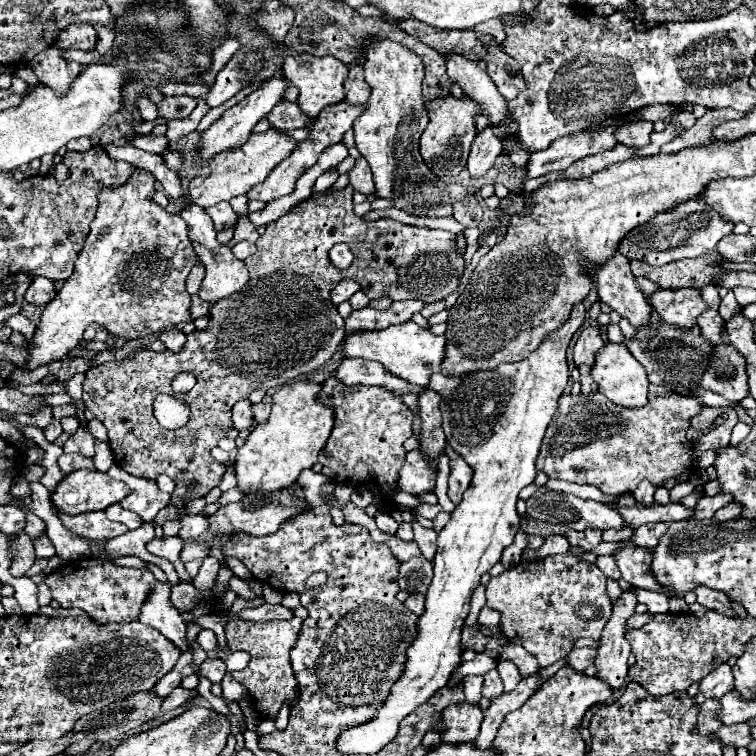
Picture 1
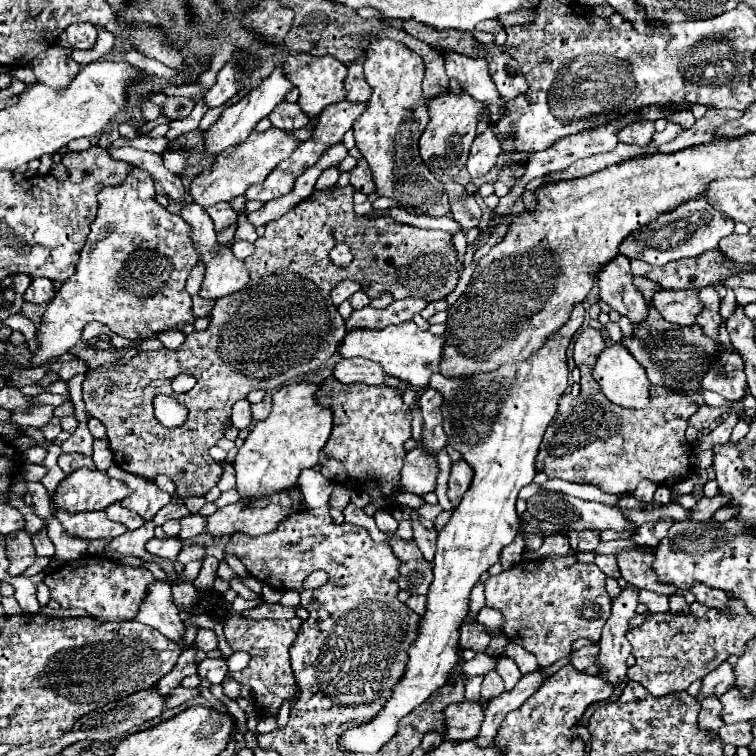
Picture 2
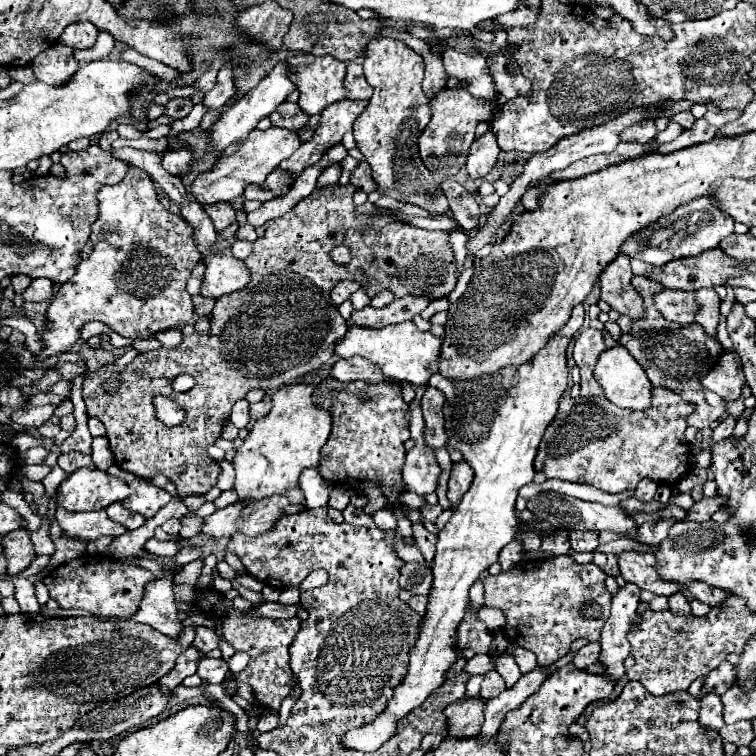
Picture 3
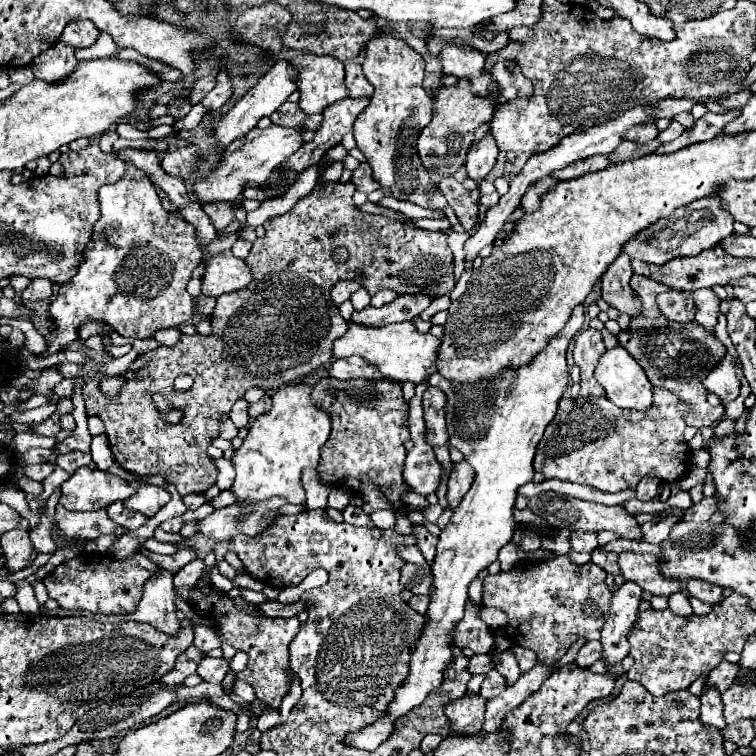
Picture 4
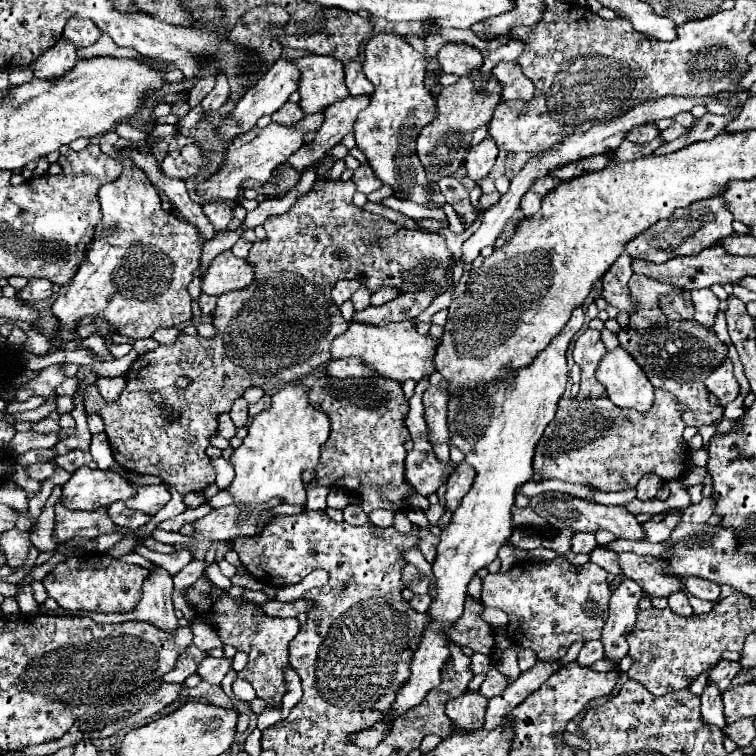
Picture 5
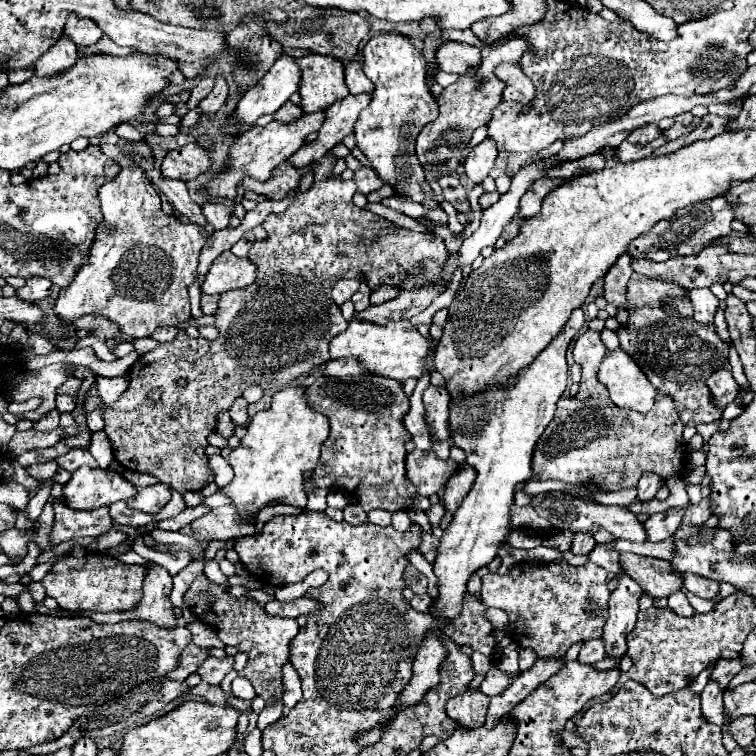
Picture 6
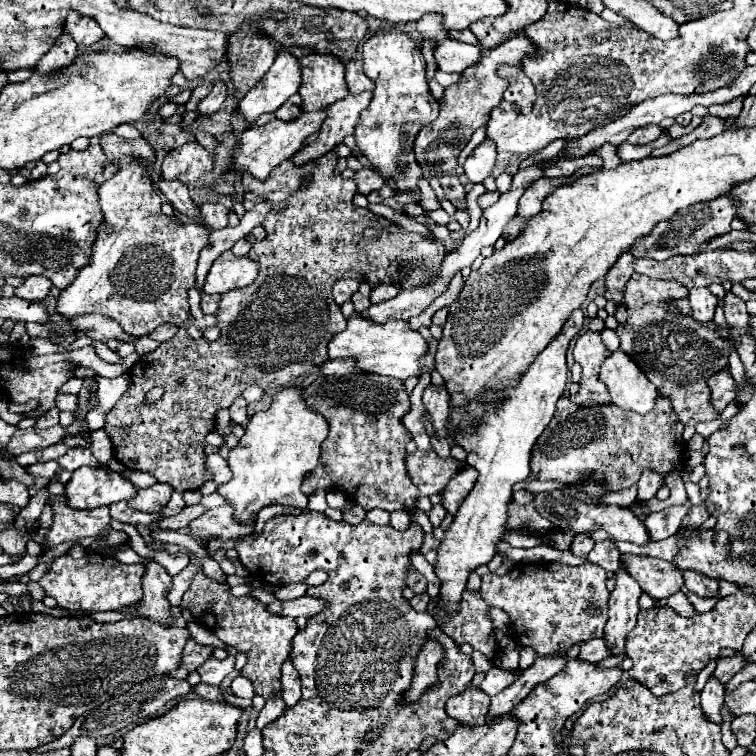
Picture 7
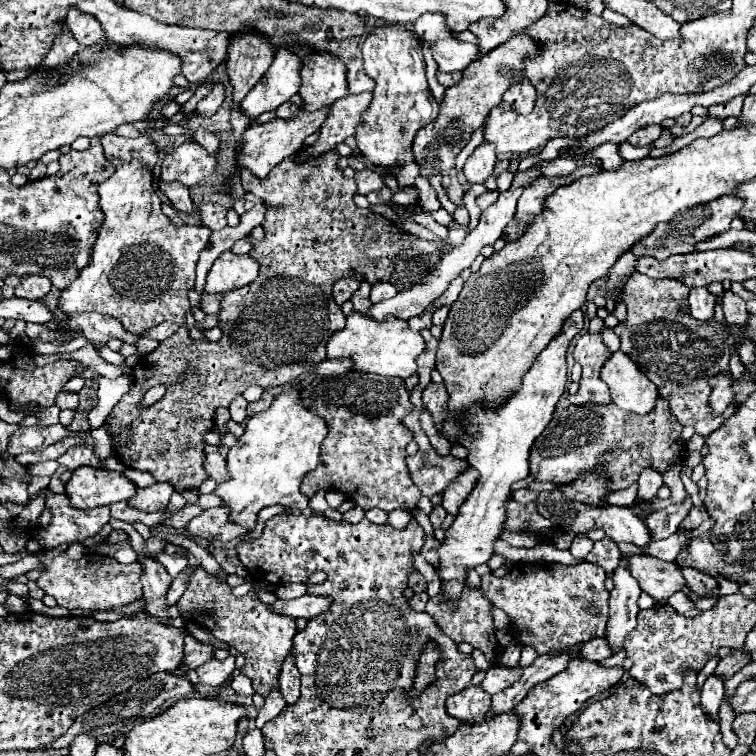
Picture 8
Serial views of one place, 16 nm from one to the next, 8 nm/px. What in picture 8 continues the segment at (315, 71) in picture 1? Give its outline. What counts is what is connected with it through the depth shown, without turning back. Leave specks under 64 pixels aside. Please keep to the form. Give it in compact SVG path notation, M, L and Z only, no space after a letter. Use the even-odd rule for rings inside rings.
M312 52L304 56L300 68L300 96L304 100L304 110L318 110L322 106L334 104L338 98L348 94L346 88L346 66L340 58L328 52Z

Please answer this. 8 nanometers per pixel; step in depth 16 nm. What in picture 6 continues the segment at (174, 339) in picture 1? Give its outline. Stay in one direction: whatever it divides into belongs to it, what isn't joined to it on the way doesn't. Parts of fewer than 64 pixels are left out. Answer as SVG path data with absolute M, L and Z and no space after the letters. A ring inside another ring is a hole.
M160 326L150 334L150 338L158 342L170 342L176 336L176 332L178 332L178 326Z

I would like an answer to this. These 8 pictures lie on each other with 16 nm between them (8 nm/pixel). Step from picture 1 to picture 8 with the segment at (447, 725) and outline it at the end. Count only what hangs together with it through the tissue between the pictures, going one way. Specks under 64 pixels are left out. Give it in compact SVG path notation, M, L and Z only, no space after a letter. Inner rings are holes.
M468 684L462 692L450 696L446 700L446 710L450 716L462 720L462 722L482 722L490 710L490 694L482 688L482 686L476 686L476 684Z

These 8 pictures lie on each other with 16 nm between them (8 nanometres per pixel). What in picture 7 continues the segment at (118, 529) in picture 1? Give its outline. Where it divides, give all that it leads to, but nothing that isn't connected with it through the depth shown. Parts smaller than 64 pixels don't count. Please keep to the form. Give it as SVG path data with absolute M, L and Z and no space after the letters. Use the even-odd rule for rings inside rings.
M48 496L46 502L52 508L52 526L44 536L44 544L54 548L64 542L78 542L84 538L98 536L110 524L110 512L106 506L94 510L74 510L68 504L68 498L62 496Z

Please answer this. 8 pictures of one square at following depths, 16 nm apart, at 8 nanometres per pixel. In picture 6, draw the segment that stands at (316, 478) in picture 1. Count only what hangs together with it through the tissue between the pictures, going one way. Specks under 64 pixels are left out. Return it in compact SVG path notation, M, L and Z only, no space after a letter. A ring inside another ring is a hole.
M314 488L312 492L307 493L308 501L306 509L324 512L328 507L326 496L329 491L328 488Z

